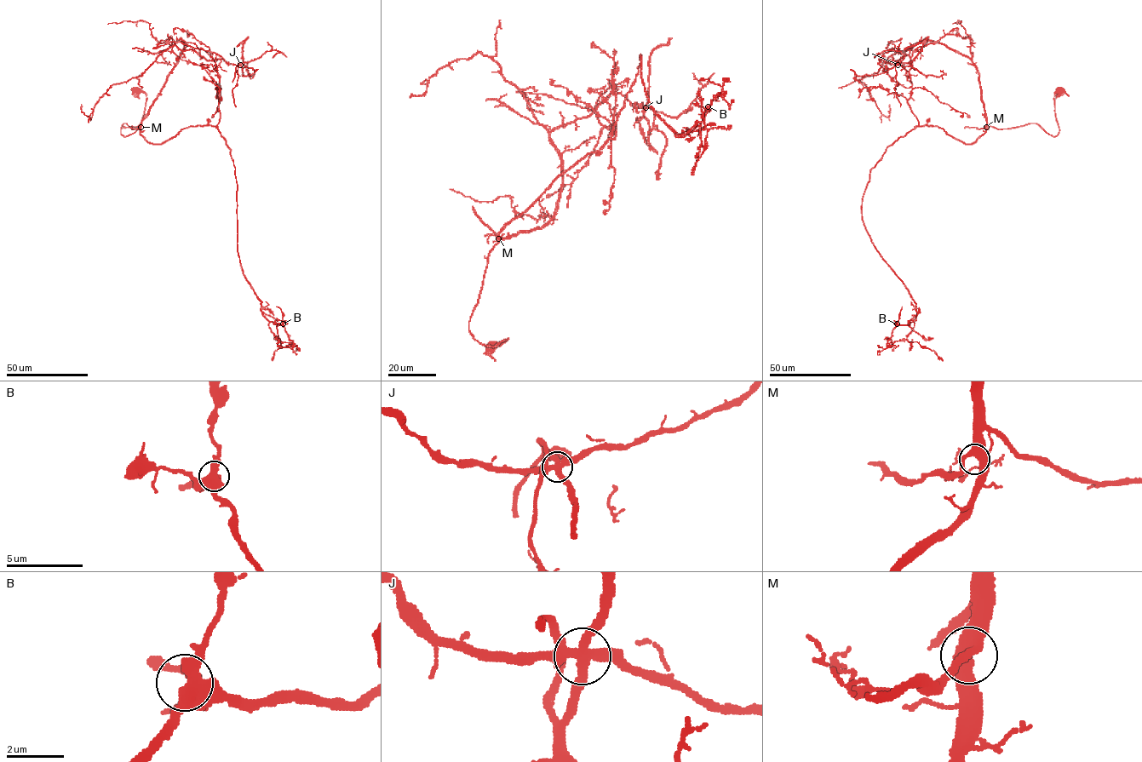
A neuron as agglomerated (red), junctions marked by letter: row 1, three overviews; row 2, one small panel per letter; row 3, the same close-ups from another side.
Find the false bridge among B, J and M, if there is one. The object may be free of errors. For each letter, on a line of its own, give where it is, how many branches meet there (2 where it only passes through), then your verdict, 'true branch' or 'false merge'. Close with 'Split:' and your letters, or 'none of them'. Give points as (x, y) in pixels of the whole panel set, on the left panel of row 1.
B: place (283, 323); branches 4; true branch
J: place (240, 65); branches 5; false merge
M: place (140, 127); branches 4; true branch
Split: J

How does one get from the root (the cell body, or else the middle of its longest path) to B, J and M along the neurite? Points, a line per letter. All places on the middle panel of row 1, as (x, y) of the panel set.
B: (491, 347), (507, 339), (482, 345), (469, 320), (499, 232), (611, 137), (640, 54), (677, 136), (708, 106)
J: (491, 347), (507, 339), (480, 343), (470, 317), (491, 249), (553, 215), (550, 133), (611, 94), (645, 107)
M: (491, 347), (507, 339), (496, 346), (482, 345), (470, 332), (469, 320), (487, 256), (498, 238)

